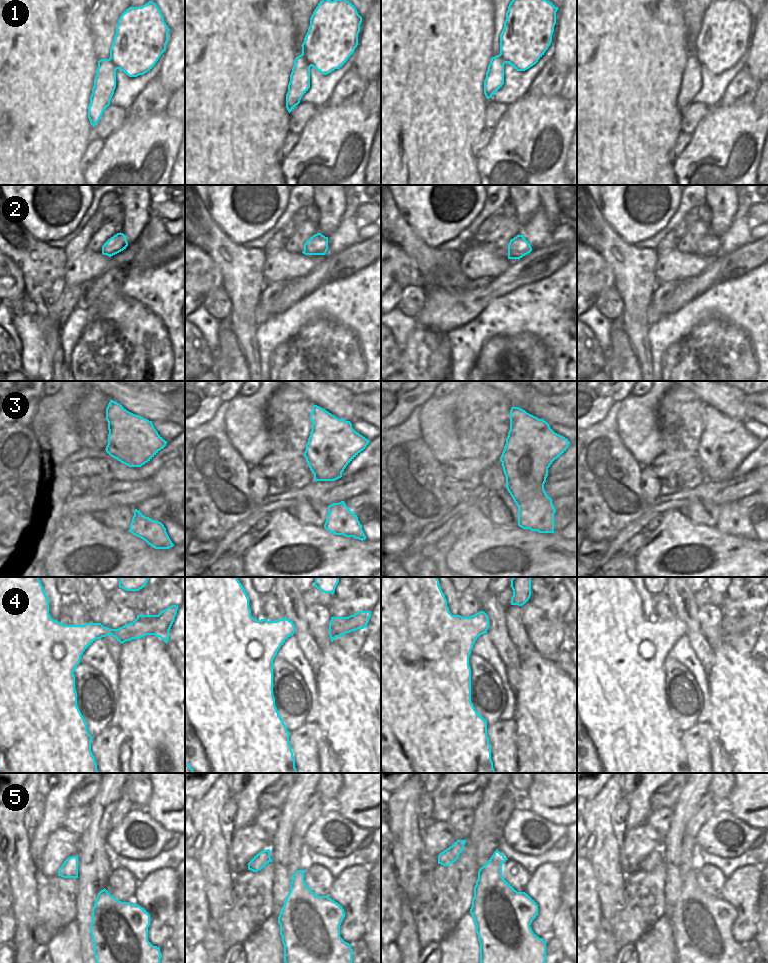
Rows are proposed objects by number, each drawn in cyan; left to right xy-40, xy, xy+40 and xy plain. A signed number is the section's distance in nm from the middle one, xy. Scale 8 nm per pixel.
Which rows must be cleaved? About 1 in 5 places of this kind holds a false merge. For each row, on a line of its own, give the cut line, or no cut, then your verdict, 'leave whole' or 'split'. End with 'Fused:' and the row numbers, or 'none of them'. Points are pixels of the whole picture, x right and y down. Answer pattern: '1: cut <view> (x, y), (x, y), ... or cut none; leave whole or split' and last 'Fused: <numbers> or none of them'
1: cut none; leave whole
2: cut none; leave whole
3: cut xy (356, 516), (350, 516), (338, 526), (326, 529); split
4: cut none; leave whole
5: cut none; leave whole
Fused: 3

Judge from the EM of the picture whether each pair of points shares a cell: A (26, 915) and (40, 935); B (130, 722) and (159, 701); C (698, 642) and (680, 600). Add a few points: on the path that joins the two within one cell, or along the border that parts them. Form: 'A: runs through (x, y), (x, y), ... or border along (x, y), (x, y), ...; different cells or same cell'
A: border along (36, 924), (34, 929), (35, 945); different cells
B: runs through (137, 722), (152, 708); same cell
C: runs through (694, 632), (692, 622), (683, 610); same cell

